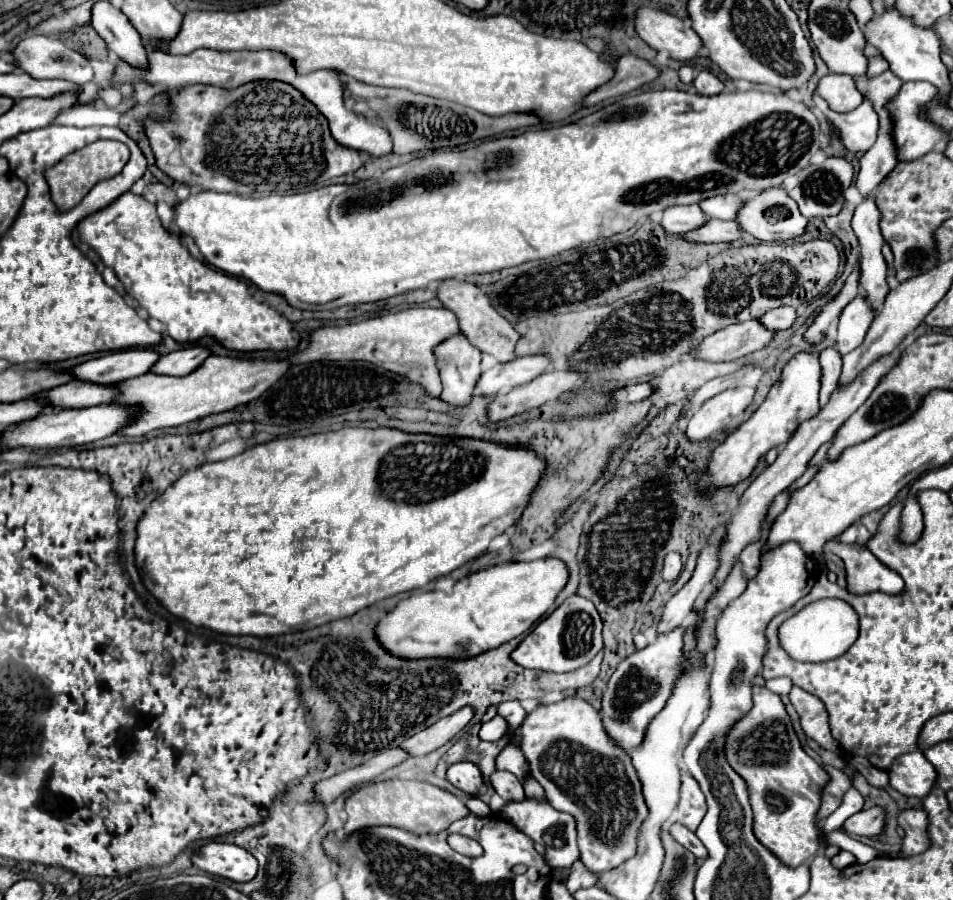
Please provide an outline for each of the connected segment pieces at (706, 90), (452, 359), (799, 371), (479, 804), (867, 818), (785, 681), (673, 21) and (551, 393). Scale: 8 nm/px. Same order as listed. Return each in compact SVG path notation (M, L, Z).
M702 70L702 72L694 78L692 84L694 84L696 92L702 94L702 96L714 96L714 94L720 94L720 92L724 90L724 84L722 84L714 74L710 74L710 72L706 72L706 70Z
M456 334L454 338L440 342L434 348L434 354L438 356L436 366L440 368L442 378L442 398L444 402L464 406L470 402L470 396L474 392L476 380L482 374L480 358L482 354L466 340L466 336Z
M798 352L792 356L786 366L782 368L780 378L770 388L766 400L760 404L760 408L744 422L740 424L726 440L712 452L712 460L708 462L708 476L700 480L700 486L734 486L740 480L748 478L758 464L758 458L762 458L770 448L776 448L778 444L784 444L790 440L792 432L798 428L800 422L816 416L820 410L818 404L818 392L820 392L820 378L822 378L822 366L820 366L820 352Z
M475 796L469 798L467 801L467 807L470 812L478 816L489 816L491 814L490 807Z
M872 808L872 810L856 812L844 822L842 828L848 834L856 834L856 836L876 836L884 830L884 810Z
M780 677L767 680L765 686L772 692L779 696L788 695L793 684L792 681L787 677Z
M640 8L640 16L636 16L636 32L656 52L664 50L678 62L694 60L702 48L700 36L688 28L684 20L654 8Z
M550 370L544 372L542 376L538 376L536 380L524 384L524 386L516 386L512 392L498 394L492 404L488 406L488 416L492 422L510 418L514 414L526 412L530 408L542 406L550 400L556 400L558 396L562 396L564 392L572 390L574 386L578 386L584 378L582 372L578 370Z

